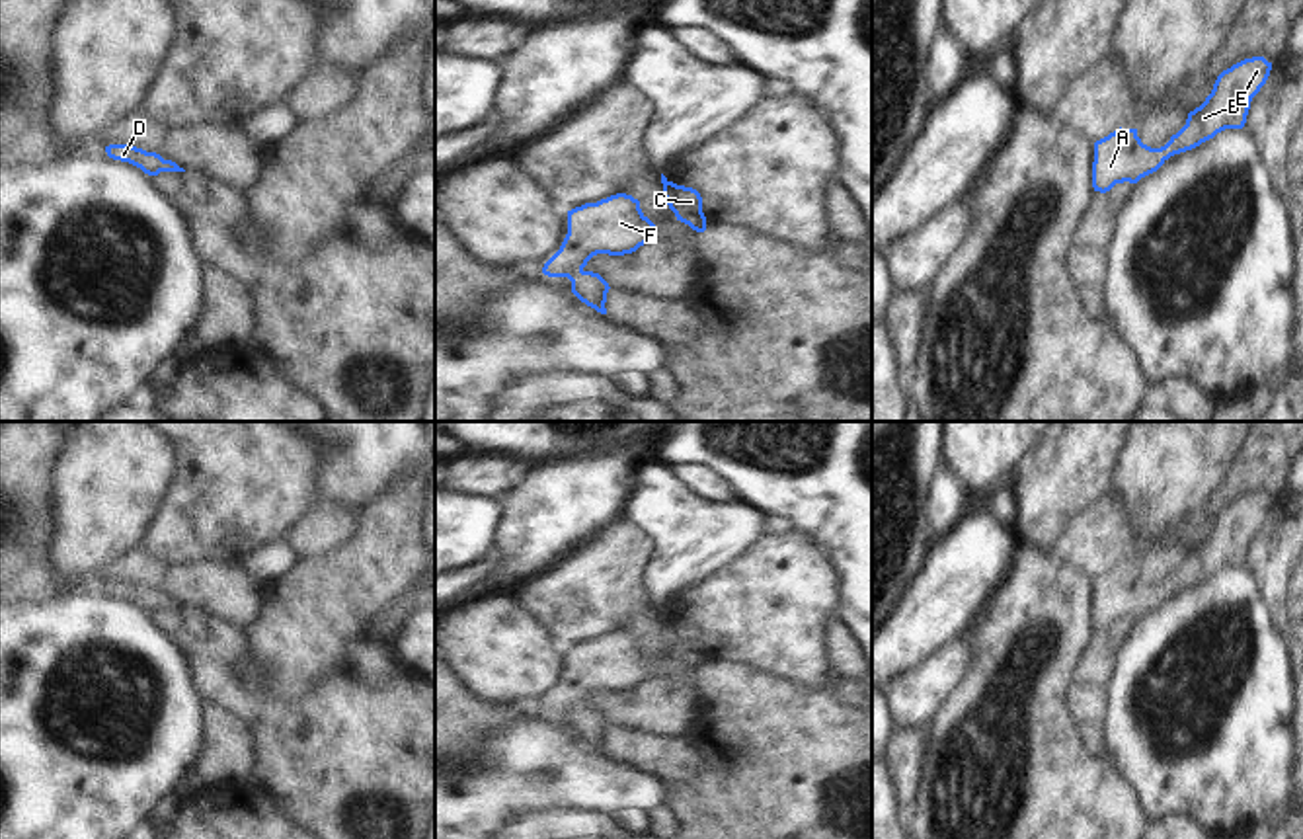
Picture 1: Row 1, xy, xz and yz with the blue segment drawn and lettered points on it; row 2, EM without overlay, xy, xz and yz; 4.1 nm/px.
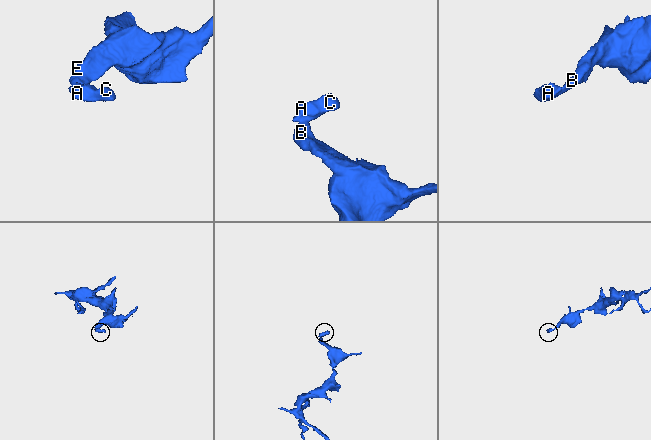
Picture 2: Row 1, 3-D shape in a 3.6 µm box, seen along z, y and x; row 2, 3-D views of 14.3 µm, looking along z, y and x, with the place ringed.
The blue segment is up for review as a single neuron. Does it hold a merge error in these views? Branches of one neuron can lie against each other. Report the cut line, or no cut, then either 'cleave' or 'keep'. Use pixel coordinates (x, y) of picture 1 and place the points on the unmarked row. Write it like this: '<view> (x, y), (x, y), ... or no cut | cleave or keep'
no cut | keep

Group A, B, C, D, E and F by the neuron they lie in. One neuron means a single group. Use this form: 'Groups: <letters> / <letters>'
Groups: A B C D E F.

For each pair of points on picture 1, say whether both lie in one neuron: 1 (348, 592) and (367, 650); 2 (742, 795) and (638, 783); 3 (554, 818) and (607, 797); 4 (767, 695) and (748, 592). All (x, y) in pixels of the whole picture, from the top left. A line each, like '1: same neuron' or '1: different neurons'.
1: different neurons
2: different neurons
3: different neurons
4: different neurons

